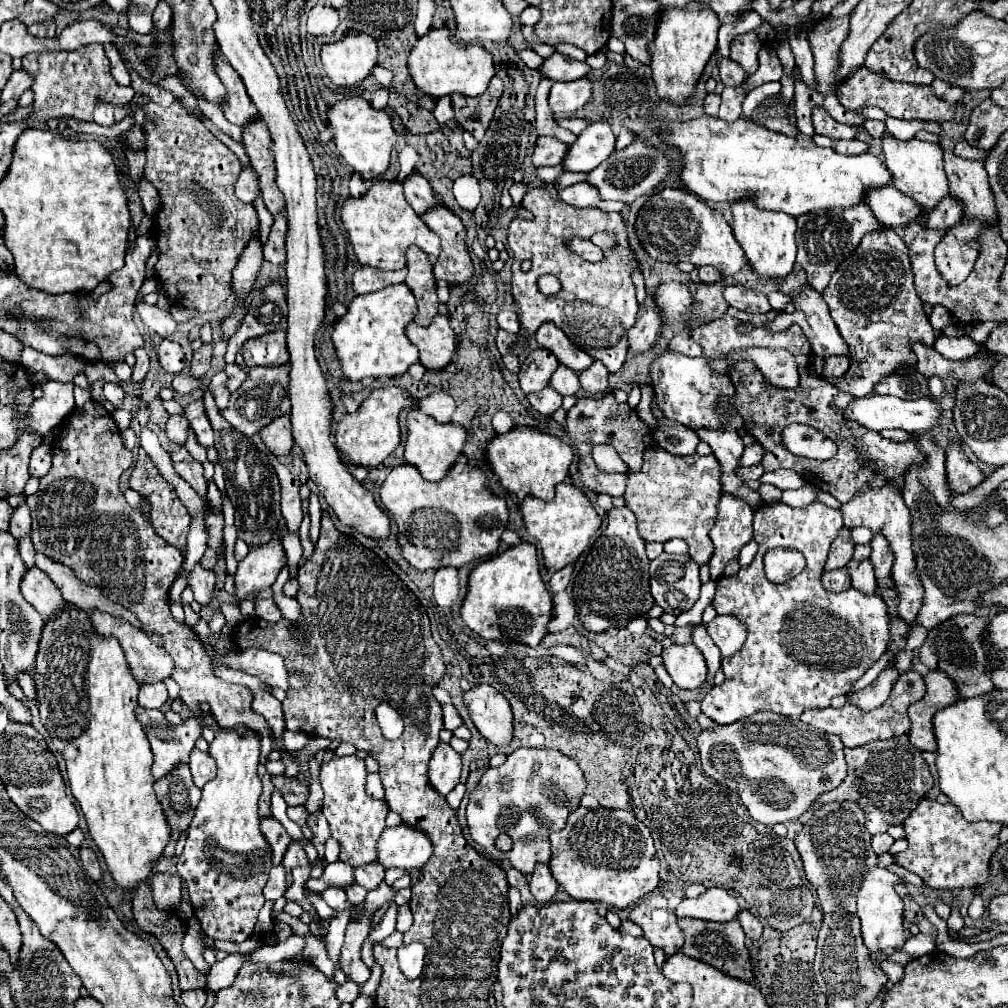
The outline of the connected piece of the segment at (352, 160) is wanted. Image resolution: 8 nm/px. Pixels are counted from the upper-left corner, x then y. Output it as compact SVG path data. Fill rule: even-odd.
M348 97L344 101L338 101L330 113L328 113L328 123L334 125L334 143L344 157L344 161L360 173L366 181L376 179L382 175L388 165L390 165L390 153L398 141L398 133L392 125L392 117L386 111L378 111L372 107L370 101L362 97Z

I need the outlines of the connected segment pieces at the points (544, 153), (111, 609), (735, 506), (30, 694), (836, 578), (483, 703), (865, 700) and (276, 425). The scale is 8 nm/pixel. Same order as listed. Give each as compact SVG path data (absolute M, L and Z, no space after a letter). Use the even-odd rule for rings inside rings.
M542 135L538 137L534 155L532 155L532 163L536 167L544 167L544 165L558 165L564 161L566 157L566 149L568 145L552 135Z
M36 553L36 567L42 569L54 581L54 585L60 589L62 597L70 605L76 605L78 609L84 609L84 611L98 609L102 613L110 613L112 617L124 619L130 625L142 629L142 623L138 621L138 617L134 617L134 613L130 613L130 609L110 601L108 597L102 597L102 593L94 589L94 585L86 585L84 581L80 581L66 565L58 565L56 561L50 561L48 557L44 557L42 553Z
M722 495L718 505L718 519L710 531L714 555L710 559L710 577L718 581L726 565L740 557L740 549L754 539L752 529L754 511L734 495Z
M22 673L22 677L18 677L18 683L20 683L24 695L26 695L28 699L36 701L36 697L34 697L34 679L32 679L28 673Z
M842 567L842 569L834 569L830 573L824 573L822 575L822 585L828 593L842 593L850 587L850 575L848 575L848 569Z
M476 685L464 693L464 705L476 729L494 745L504 747L512 739L512 711L508 699L490 685Z
M890 665L882 671L882 675L870 683L868 687L864 687L862 691L856 691L856 693L850 693L848 695L848 703L852 703L854 707L858 707L860 711L872 711L872 709L878 709L890 695L890 689L894 685L894 681L898 679L898 673L896 669L892 669Z
M282 415L276 417L270 425L266 425L262 431L262 441L266 443L266 447L276 455L288 455L294 447L294 439L292 439L292 425L290 425L290 415Z

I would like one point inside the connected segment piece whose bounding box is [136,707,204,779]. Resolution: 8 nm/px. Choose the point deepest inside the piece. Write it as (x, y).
(171, 745)

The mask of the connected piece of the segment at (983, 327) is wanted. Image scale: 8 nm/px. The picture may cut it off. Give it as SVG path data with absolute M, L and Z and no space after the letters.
M978 323L978 325L966 325L966 337L970 337L976 343L984 343L990 331L996 327L996 323Z

